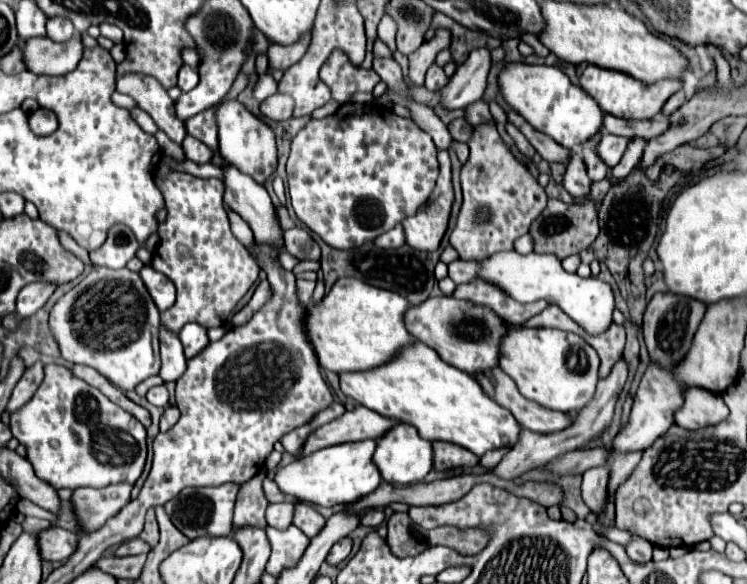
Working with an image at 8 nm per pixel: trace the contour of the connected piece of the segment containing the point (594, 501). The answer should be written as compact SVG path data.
M590 468L584 472L582 498L592 512L600 512L604 508L608 492L608 474L608 468Z

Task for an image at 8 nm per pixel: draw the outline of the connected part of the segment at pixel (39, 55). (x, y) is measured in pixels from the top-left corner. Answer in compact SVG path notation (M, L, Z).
M80 34L58 44L46 38L30 38L22 44L26 70L38 76L62 76L72 72L82 58Z

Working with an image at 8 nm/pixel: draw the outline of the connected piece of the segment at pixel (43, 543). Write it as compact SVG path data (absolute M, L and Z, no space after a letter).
M50 526L48 530L42 530L36 536L38 536L38 550L44 560L66 560L74 554L78 546L78 534L58 526Z

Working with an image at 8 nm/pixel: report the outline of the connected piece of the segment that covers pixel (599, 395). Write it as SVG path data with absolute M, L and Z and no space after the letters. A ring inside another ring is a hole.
M620 360L614 370L610 372L608 378L600 380L598 386L596 386L596 394L594 394L594 400L582 408L582 412L576 416L574 424L570 428L564 428L562 432L552 432L552 434L540 434L540 432L532 432L532 430L522 430L520 432L520 438L518 438L518 444L502 458L502 462L496 466L496 474L500 478L506 478L506 480L512 480L516 476L520 476L522 472L526 470L532 470L532 468L538 468L538 466L544 466L548 462L552 462L554 458L560 458L564 456L566 452L572 452L572 450L578 450L582 448L584 444L590 442L590 438L598 436L612 420L612 414L614 414L614 404L618 400L618 394L626 382L626 372L628 372L628 366L624 360Z

